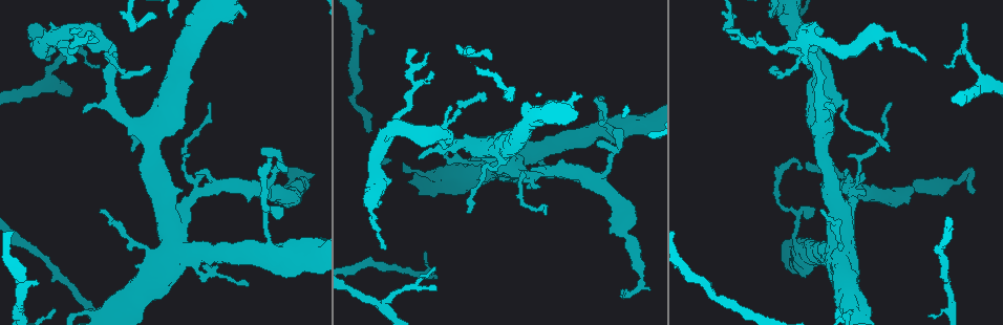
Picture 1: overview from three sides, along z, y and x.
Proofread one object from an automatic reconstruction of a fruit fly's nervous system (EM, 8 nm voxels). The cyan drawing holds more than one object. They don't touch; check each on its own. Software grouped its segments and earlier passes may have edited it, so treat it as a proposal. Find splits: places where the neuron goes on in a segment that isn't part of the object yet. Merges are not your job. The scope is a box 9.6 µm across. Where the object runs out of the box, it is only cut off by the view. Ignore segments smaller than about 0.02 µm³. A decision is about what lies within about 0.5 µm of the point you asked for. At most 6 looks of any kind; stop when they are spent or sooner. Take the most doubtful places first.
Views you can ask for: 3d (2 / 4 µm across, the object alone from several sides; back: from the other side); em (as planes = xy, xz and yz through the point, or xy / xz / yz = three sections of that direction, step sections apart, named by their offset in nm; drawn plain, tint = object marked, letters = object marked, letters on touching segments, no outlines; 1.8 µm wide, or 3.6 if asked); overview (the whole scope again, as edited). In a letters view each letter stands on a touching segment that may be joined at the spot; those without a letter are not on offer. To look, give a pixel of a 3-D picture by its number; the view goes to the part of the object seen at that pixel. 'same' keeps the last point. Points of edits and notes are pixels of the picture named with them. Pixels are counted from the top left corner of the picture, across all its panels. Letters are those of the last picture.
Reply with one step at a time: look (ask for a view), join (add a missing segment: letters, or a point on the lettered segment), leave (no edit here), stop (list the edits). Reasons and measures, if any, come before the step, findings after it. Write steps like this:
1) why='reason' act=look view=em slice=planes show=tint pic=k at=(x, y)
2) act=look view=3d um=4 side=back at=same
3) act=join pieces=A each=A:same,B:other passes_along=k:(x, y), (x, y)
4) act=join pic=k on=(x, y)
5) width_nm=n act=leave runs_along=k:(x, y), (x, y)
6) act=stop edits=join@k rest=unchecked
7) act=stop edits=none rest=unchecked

why='long arm stops here' act=look view=3d um=2 pic=1 at=(620, 297)

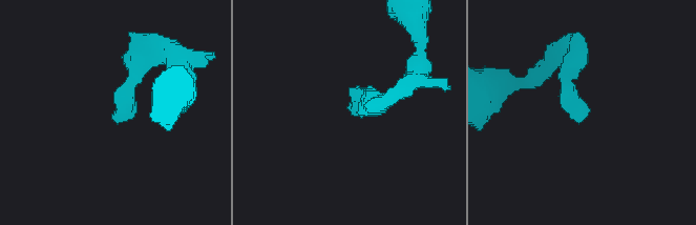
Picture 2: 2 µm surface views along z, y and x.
why='now the EM' act=look view=em slice=xy step=4 show=letters pic=2 at=(114, 119)

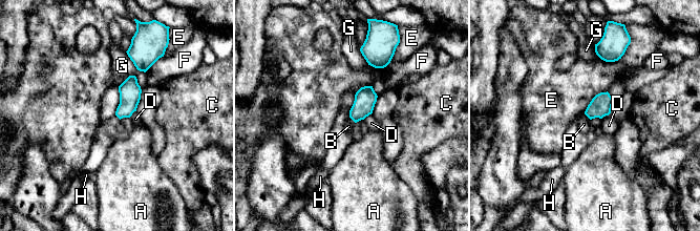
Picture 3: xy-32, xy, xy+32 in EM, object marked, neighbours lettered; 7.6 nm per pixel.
why='another direction' act=look view=em slice=planes show=letters at=same

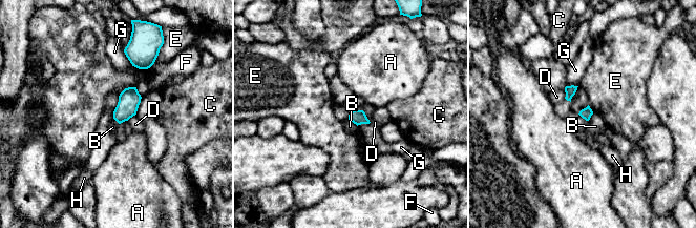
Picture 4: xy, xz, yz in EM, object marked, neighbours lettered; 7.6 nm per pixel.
width_nm=90 act=leave each=A:other,B:other,C:other,D:other,E:other,F:other,G:other,H:other border=4:(348, 119), (357, 126) found='no lettered segment goes on from it'

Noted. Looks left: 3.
why='free end' act=look view=em slice=xy step=16 show=plain pic=1 at=(99, 25)

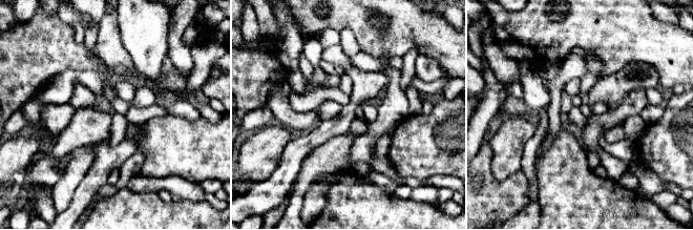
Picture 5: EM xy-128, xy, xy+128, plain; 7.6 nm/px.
act=look view=em slice=xy step=16 show=tint at=same

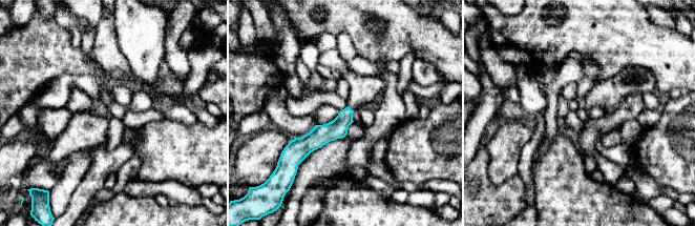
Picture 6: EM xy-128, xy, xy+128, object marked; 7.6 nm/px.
why='see the neighbours' act=look view=em slice=xy step=16 show=letters at=same

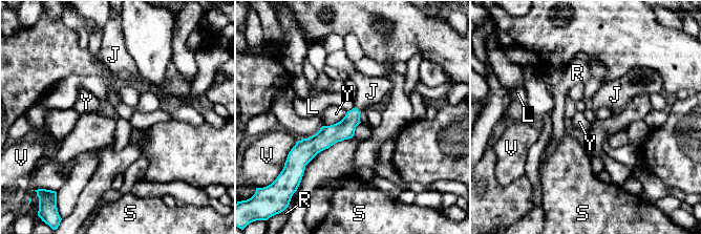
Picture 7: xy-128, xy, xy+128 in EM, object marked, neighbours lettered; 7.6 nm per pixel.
width_nm=150 act=join pieces=J each=J:same,L:other,R:other,S:other,V:other,Y:other passes_along=7:(344, 129), (357, 109), (372, 91) found='the neuron continues'

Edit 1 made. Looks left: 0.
act=stop edits=join@7 rest=unchecked

